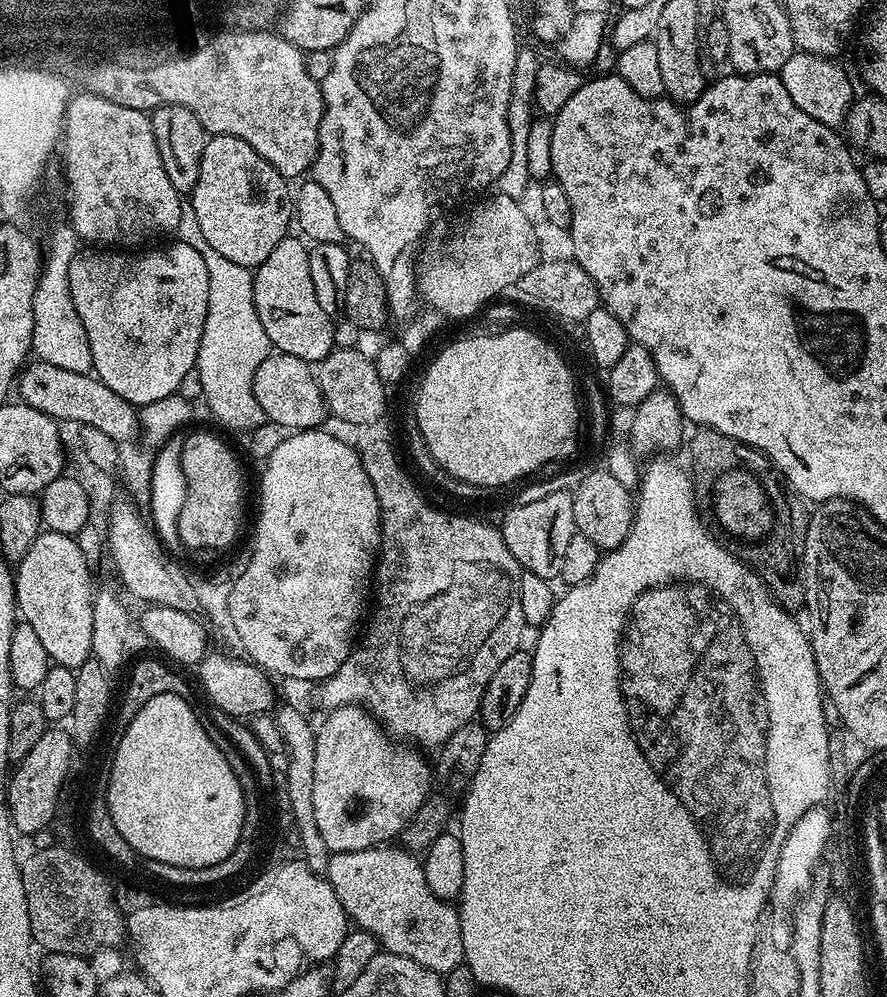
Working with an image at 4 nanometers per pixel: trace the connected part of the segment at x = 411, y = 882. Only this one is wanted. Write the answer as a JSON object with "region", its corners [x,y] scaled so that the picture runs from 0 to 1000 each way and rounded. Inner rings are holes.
{"region":[[[425,849],[398,855],[375,855],[368,881],[381,897],[393,924],[422,937],[430,952],[504,977],[523,966],[521,929],[513,906],[494,901],[480,886],[477,866],[446,849]]]}

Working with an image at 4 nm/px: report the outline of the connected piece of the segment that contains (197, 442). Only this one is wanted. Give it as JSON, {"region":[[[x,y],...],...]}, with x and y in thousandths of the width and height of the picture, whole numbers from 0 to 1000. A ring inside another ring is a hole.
{"region":[[[216,433],[207,437],[205,472],[210,479],[210,502],[201,519],[204,547],[211,550],[257,550],[271,534],[271,521],[275,518],[275,477],[264,454],[253,441],[239,433]]]}

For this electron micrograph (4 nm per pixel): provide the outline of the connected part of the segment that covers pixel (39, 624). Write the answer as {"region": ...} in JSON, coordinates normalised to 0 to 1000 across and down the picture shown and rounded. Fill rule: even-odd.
{"region":[[[46,533],[16,570],[18,609],[26,625],[36,629],[60,667],[88,671],[104,658],[106,612],[104,574],[83,538]]]}

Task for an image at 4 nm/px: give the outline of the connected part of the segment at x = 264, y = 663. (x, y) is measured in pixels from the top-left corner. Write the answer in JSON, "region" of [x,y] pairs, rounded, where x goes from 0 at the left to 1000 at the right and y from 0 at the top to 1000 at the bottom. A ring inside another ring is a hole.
{"region":[[[348,431],[321,436],[313,451],[309,451],[309,455],[304,455],[301,461],[297,462],[298,474],[293,477],[293,519],[289,522],[289,539],[282,547],[282,568],[273,572],[273,580],[263,585],[263,595],[259,596],[259,620],[271,641],[269,649],[276,654],[274,657],[311,680],[326,678],[364,684],[382,672],[386,664],[390,664],[390,660],[399,652],[401,625],[410,614],[410,601],[414,598],[416,601],[417,587],[422,582],[422,571],[428,553],[428,509],[426,495],[422,495],[422,487],[417,487],[417,475],[413,475],[405,452],[400,448],[397,450],[390,442],[365,432]]]}

